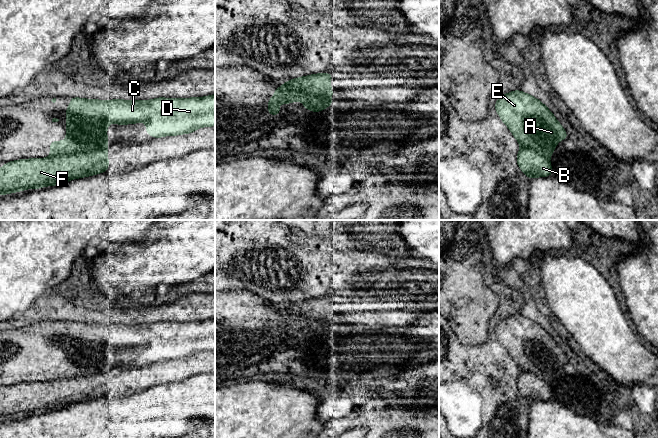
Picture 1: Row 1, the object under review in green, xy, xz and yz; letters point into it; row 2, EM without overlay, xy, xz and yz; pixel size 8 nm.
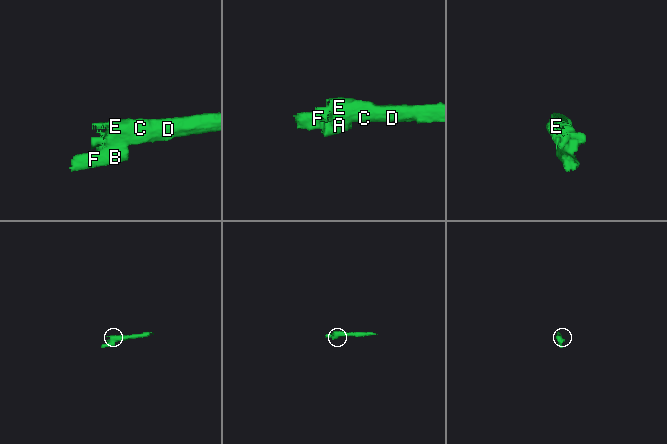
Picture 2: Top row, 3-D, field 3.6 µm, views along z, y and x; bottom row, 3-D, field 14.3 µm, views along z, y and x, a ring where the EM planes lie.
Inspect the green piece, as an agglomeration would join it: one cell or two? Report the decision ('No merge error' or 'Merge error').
Merge error

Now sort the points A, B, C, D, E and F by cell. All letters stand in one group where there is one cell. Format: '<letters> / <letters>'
A C D E / B F

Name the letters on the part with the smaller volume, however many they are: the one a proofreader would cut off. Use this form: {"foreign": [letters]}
{"foreign": ["B", "F"]}

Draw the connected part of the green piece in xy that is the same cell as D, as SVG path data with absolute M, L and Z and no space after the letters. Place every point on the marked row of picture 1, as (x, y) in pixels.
M215 94L192 98L108 101L70 97L70 105L66 108L66 140L51 141L50 156L108 149L109 123L126 125L142 121L146 123L146 133L153 138L191 134L201 127L215 126Z

